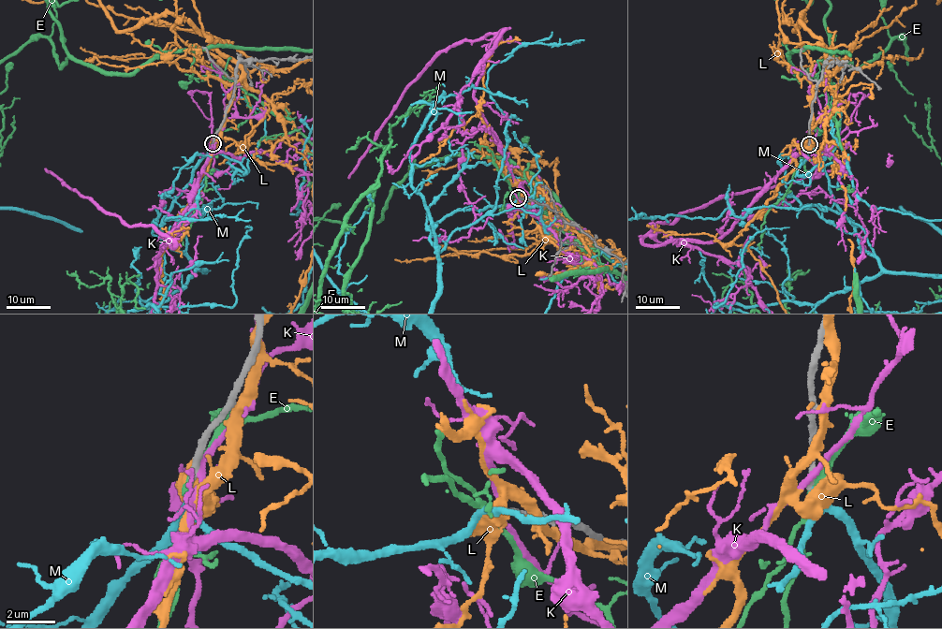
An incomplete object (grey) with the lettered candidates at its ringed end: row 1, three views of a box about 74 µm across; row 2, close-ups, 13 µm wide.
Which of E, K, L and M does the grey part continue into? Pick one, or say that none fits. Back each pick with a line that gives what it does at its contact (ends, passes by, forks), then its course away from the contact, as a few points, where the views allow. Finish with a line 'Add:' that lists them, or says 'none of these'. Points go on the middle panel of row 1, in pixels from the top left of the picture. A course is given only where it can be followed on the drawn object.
M: it passes by
Add: M

